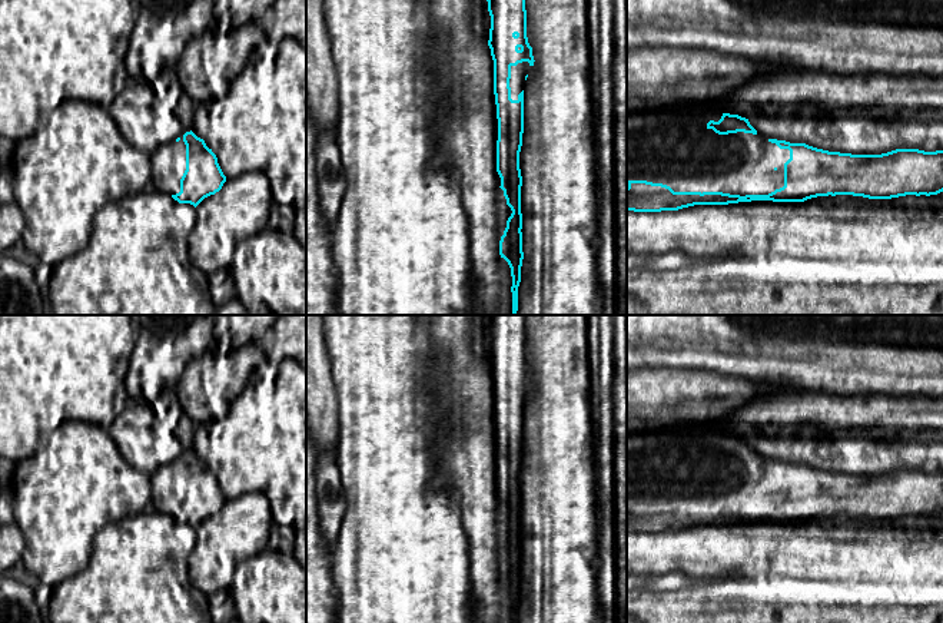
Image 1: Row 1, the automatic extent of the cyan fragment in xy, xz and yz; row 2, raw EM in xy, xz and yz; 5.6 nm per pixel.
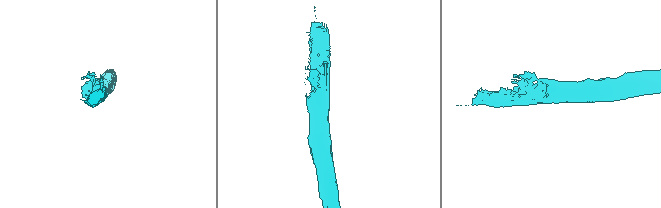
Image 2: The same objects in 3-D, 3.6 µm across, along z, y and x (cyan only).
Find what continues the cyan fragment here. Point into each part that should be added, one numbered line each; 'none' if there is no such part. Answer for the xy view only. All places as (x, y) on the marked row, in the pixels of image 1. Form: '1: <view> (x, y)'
1: xy (168, 161)

